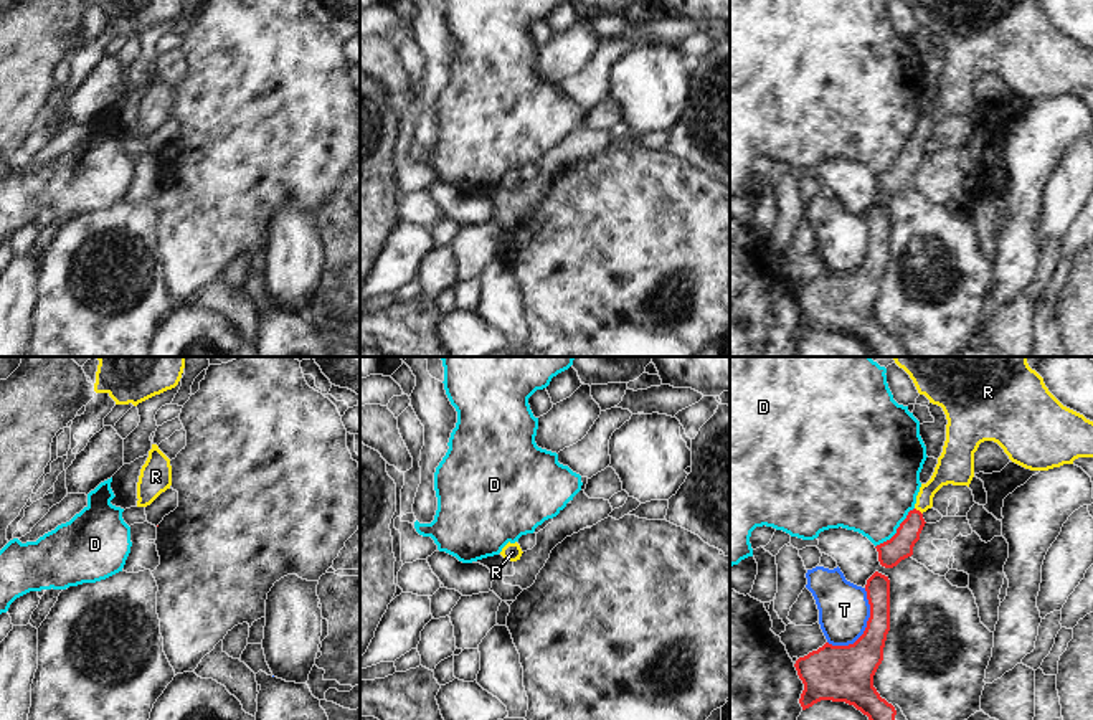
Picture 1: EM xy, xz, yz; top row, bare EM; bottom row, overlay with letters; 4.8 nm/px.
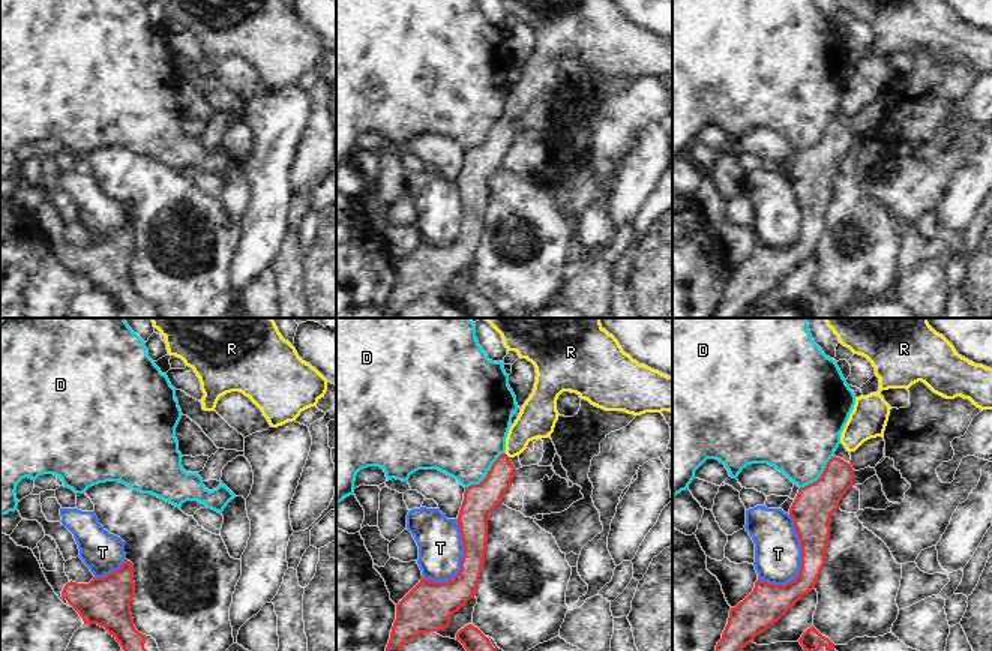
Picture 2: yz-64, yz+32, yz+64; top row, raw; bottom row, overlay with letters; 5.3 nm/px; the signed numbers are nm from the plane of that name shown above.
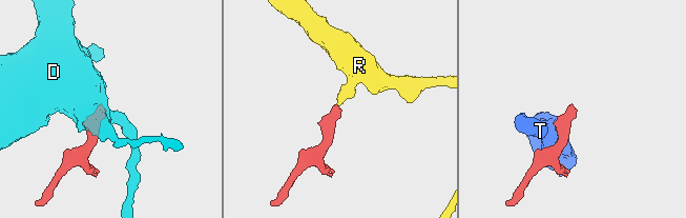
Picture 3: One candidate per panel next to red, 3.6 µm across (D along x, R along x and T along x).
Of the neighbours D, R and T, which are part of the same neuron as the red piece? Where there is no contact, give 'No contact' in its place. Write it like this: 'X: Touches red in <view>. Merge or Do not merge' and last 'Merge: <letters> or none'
D: Touches red in yz. Do not merge
R: Touches red in yz. Merge
T: Touches red in yz. Do not merge
Merge: R.

